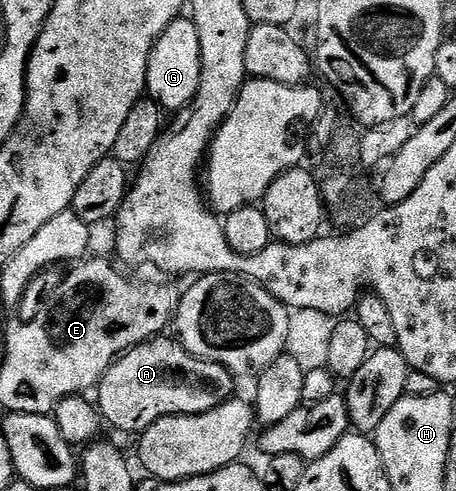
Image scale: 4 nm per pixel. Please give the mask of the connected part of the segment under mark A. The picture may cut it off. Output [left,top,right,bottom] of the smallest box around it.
[98,337,234,433]

